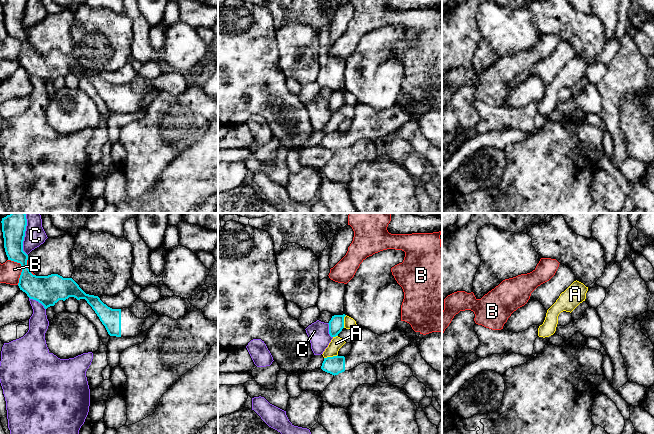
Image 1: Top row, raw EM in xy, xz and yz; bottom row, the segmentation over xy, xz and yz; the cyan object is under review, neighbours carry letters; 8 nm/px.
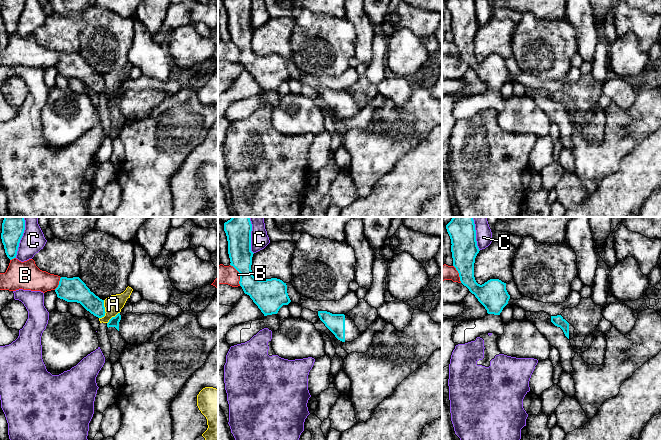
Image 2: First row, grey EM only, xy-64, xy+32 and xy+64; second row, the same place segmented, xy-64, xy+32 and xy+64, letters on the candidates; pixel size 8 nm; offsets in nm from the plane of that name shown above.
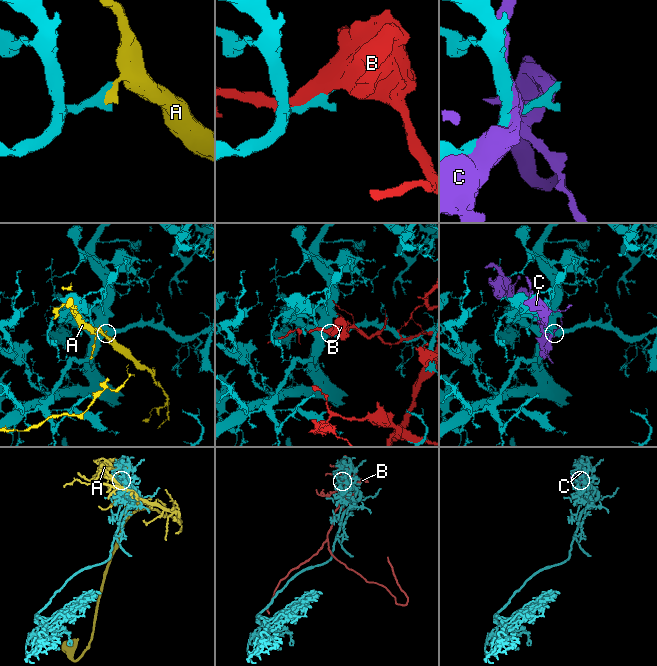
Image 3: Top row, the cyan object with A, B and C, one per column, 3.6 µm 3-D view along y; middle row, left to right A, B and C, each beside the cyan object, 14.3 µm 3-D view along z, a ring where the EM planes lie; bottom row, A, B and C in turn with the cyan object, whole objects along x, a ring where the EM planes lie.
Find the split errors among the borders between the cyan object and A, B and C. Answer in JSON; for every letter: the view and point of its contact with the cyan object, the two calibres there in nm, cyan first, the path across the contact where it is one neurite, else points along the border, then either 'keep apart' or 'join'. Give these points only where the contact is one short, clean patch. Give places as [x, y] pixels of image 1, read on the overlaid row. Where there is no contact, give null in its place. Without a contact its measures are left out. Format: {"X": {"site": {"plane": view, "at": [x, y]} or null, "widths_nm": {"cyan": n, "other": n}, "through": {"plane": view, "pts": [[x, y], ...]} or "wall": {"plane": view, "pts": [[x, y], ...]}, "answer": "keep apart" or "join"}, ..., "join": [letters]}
{"A": {"site": {"plane": "xz", "at": [330, 357]}, "widths_nm": {"cyan": 150, "other": 100}, "wall": {"plane": "xz", "pts": [[337, 354], [324, 358]]}, "answer": "keep apart"}, "B": {"site": {"plane": "xy", "at": [22, 268]}, "widths_nm": {"cyan": 220, "other": 170}, "answer": "keep apart"}, "C": {"site": {"plane": "xy", "at": [24, 234]}, "widths_nm": {"cyan": 190, "other": 160}, "answer": "keep apart"}, "join": []}

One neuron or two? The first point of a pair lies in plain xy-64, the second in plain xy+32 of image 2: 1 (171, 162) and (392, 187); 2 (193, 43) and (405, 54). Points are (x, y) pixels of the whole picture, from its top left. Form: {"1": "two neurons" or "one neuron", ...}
{"1": "two neurons", "2": "one neuron"}

